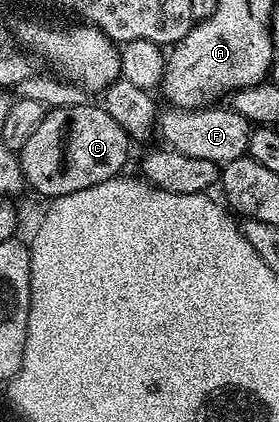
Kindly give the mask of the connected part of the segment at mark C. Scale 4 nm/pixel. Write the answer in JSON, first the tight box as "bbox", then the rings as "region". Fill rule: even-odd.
{"bbox":[17,103,129,199],"region":[[[88,103],[81,106],[61,106],[59,108],[48,108],[43,114],[41,123],[37,125],[37,131],[33,131],[33,135],[29,135],[29,139],[25,139],[22,149],[18,150],[17,156],[19,165],[23,169],[23,179],[28,186],[31,185],[40,193],[41,196],[47,197],[46,199],[54,199],[57,197],[64,197],[73,191],[81,191],[90,185],[97,183],[105,183],[110,177],[118,177],[124,172],[123,164],[127,161],[127,145],[129,146],[129,138],[127,132],[117,123],[117,119],[113,119],[105,112],[98,104]]]}

